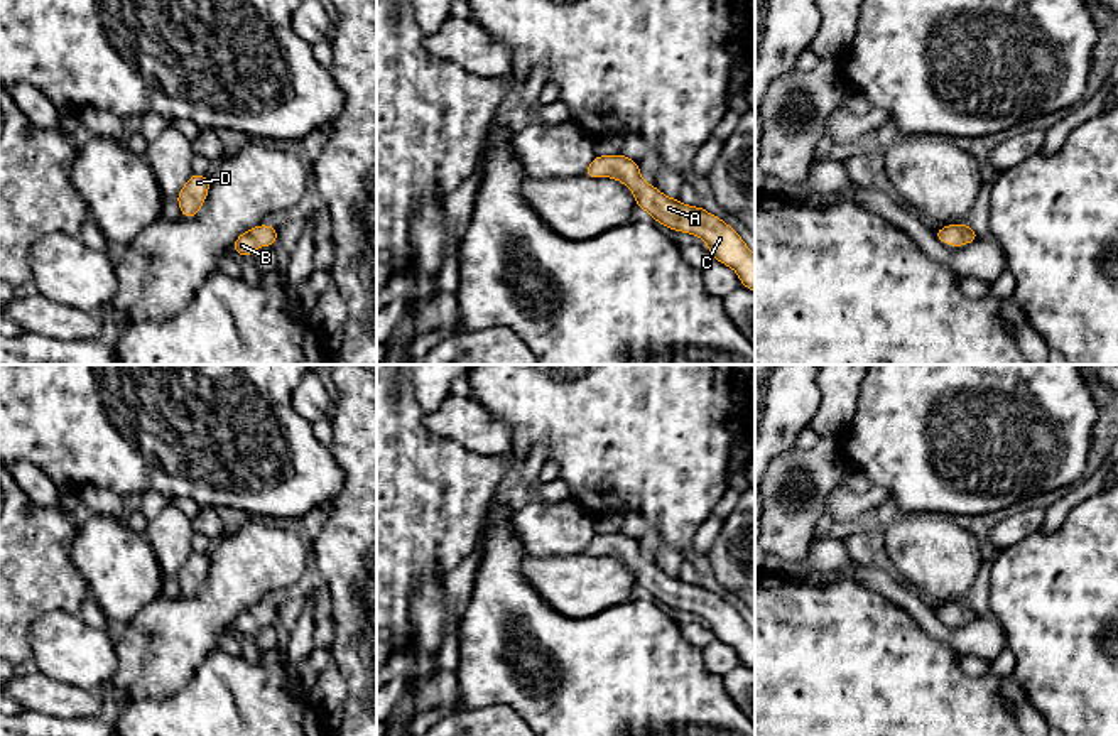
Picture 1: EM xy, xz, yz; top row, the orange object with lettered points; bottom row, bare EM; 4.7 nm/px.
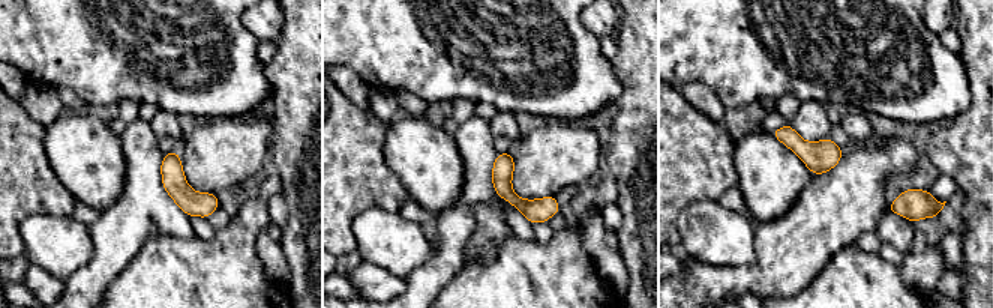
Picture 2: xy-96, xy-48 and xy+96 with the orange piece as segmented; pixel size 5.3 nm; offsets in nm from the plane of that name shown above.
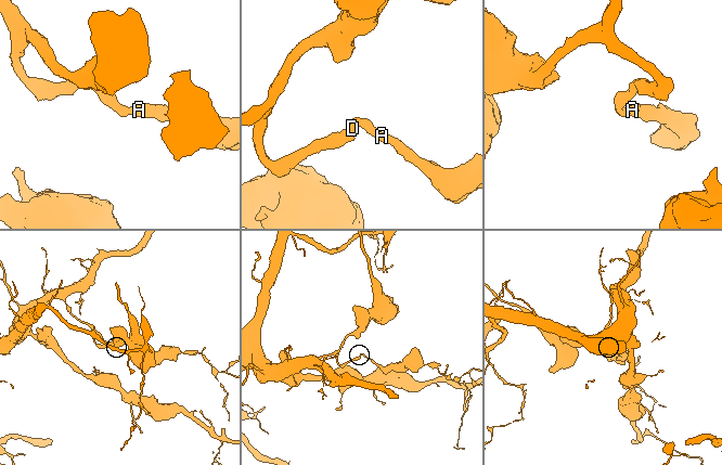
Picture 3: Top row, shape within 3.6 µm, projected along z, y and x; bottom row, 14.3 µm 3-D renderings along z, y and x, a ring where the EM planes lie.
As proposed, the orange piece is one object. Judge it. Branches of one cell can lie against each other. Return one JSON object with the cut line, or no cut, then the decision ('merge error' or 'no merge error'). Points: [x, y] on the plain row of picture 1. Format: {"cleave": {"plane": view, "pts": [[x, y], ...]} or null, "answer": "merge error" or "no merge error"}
{"cleave": null, "answer": "no merge error"}

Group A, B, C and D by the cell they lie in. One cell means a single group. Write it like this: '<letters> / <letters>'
A B C D

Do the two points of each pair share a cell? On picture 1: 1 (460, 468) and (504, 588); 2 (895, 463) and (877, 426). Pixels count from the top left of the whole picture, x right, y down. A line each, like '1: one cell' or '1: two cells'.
1: two cells
2: one cell

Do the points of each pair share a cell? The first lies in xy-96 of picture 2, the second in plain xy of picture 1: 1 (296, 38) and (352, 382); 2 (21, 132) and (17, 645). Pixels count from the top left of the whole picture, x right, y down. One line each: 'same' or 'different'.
1: same
2: same

